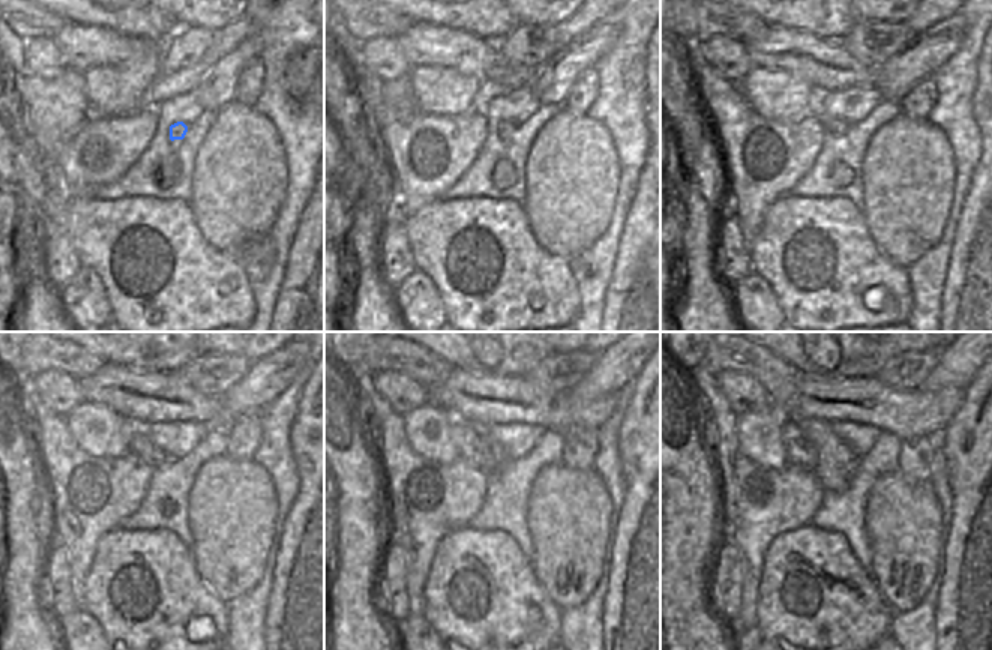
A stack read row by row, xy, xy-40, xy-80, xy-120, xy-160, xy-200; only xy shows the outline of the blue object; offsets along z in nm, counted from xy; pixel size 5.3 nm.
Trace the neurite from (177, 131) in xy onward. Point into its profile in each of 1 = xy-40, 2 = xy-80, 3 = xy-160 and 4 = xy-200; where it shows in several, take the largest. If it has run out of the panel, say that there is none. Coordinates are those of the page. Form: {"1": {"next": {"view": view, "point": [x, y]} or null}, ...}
{"1": {"next": {"view": "xy-40", "point": [506, 128]}}, "2": {"next": {"view": "xy-80", "point": [829, 123]}}, "3": {"next": {"view": "xy-160", "point": [471, 446]}}, "4": {"next": {"view": "xy-200", "point": [799, 451]}}}

